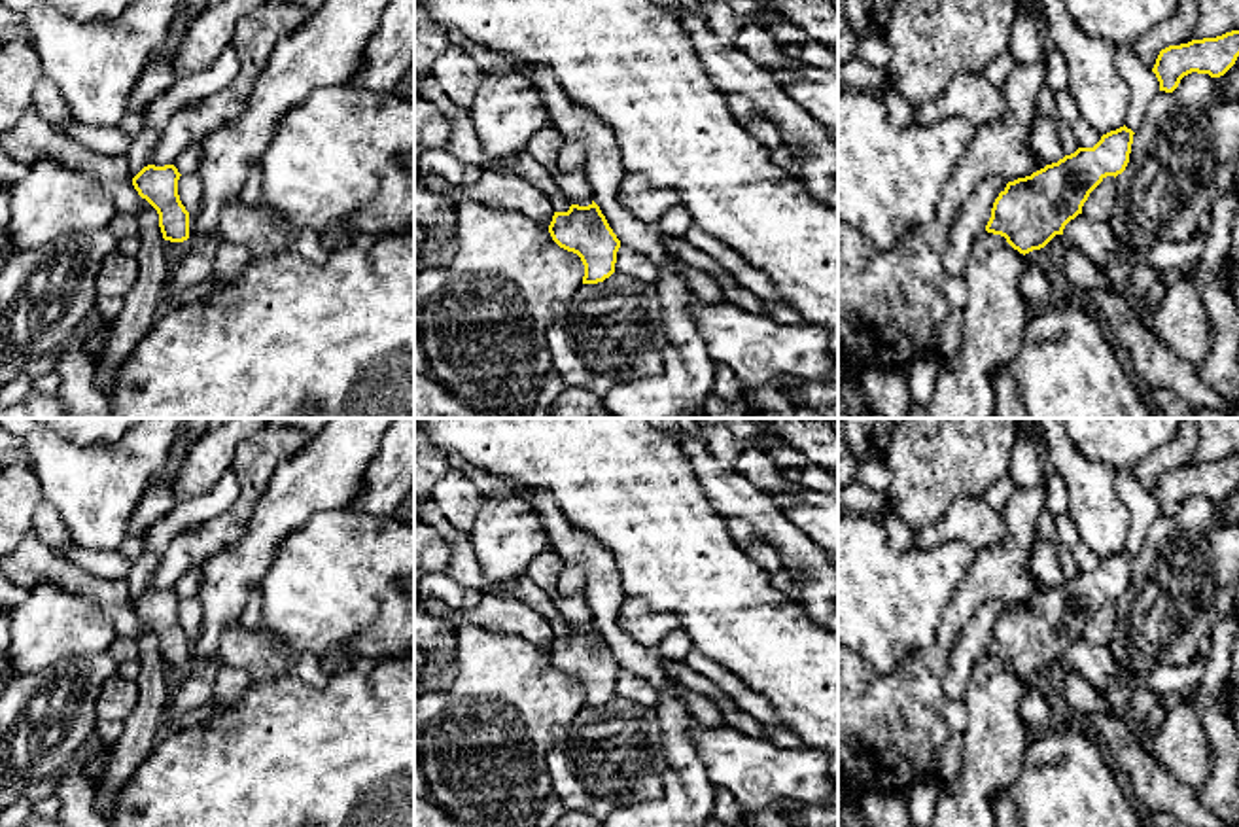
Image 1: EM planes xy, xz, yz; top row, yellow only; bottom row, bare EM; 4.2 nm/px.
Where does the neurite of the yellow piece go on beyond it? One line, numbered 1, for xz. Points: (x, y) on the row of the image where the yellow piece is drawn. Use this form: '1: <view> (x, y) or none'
1: none

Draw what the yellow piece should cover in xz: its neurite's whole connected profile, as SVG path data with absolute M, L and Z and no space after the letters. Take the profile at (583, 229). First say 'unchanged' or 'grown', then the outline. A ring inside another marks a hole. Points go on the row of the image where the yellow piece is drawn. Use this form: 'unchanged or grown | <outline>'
unchanged | M594 201L588 206L571 204L567 212L554 212L549 233L560 248L581 257L583 284L603 282L615 273L620 240Z

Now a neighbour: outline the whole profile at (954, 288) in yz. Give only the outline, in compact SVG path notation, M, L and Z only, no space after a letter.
M944 274L942 293L951 308L965 308L967 305L967 284L963 276Z

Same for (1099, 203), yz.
M1107 176L1103 182L1090 193L1088 201L1082 206L1082 214L1091 221L1107 221L1116 202L1116 178Z

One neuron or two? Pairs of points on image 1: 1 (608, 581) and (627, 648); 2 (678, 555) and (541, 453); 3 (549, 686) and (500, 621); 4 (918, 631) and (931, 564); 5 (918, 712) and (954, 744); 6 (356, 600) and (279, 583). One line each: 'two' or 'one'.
1: one
2: one
3: two
4: one
5: two
6: one

